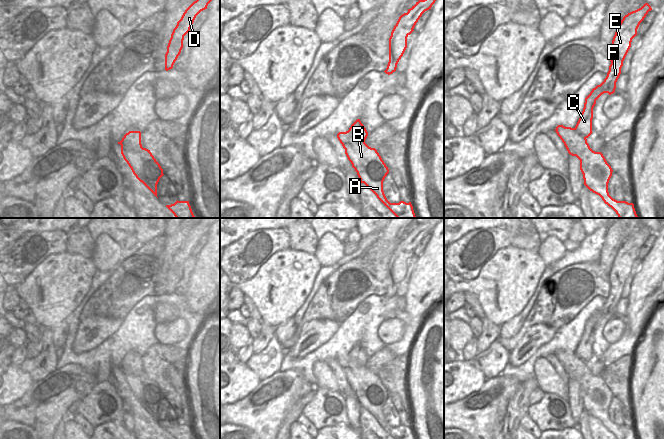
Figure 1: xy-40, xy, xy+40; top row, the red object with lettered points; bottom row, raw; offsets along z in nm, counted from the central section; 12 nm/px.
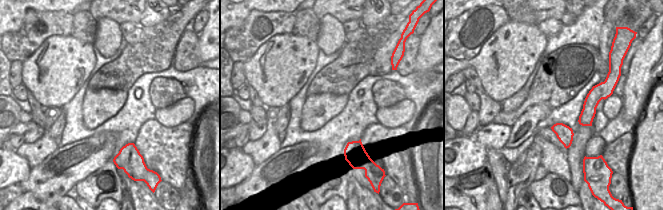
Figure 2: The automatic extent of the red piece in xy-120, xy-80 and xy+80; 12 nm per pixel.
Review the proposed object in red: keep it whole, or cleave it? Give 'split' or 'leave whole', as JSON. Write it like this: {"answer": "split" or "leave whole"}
{"answer": "split"}

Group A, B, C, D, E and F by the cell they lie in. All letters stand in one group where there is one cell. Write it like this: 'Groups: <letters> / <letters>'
Groups: A B / C D E F.

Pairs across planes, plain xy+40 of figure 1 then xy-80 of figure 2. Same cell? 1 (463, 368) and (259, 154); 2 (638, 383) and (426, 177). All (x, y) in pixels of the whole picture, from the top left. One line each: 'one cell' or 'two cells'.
1: two cells
2: one cell

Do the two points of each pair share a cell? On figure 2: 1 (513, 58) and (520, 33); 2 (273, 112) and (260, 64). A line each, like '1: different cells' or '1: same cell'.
1: same cell
2: different cells

